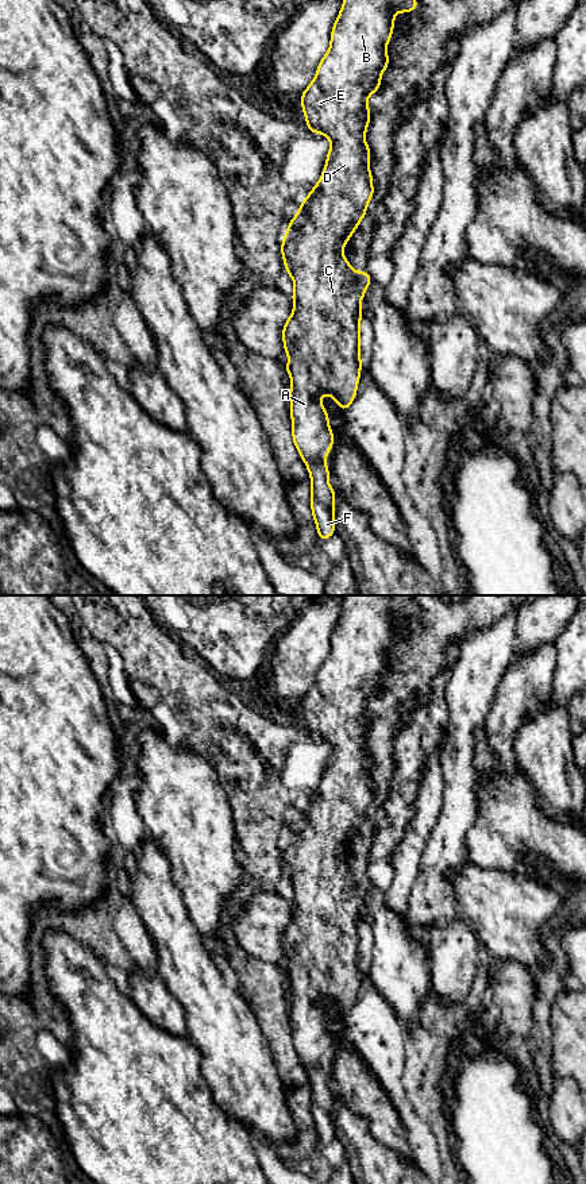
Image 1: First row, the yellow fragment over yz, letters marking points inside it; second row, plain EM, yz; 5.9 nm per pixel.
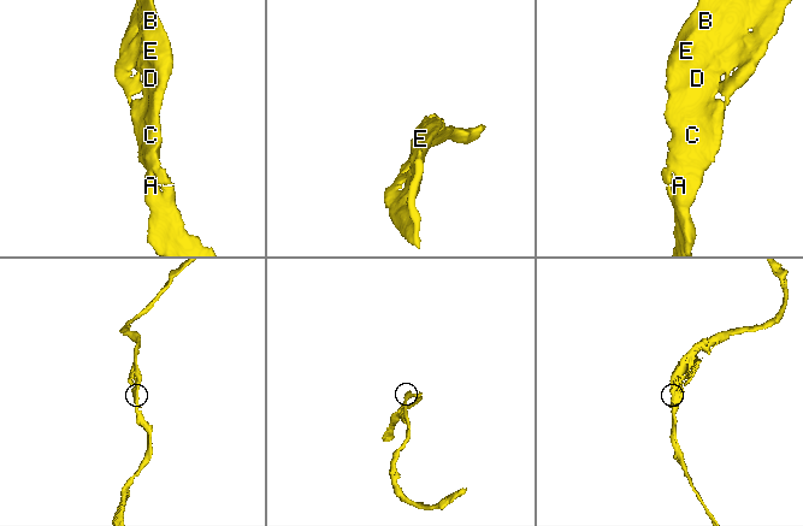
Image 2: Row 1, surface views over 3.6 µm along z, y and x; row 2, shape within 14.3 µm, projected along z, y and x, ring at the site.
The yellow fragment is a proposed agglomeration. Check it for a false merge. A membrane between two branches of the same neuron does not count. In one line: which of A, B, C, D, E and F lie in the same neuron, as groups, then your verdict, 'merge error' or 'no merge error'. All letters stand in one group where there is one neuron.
A B C D E F | no merge error

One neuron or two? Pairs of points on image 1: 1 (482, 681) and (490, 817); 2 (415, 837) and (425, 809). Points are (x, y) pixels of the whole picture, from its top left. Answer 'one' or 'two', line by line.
1: two
2: one

